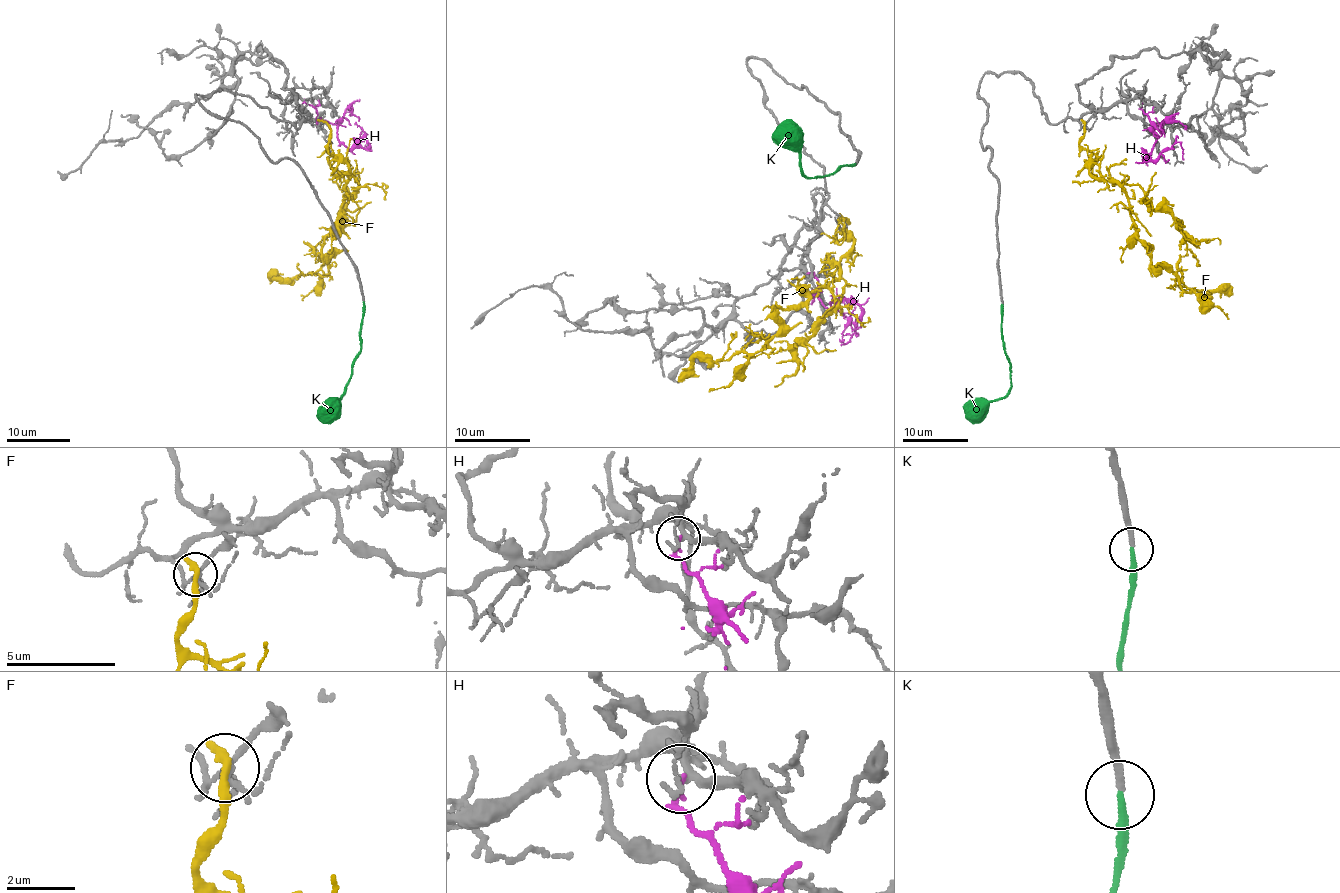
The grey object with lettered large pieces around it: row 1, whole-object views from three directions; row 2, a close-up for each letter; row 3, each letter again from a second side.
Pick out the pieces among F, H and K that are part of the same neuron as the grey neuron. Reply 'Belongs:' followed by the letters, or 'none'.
Belongs: K

